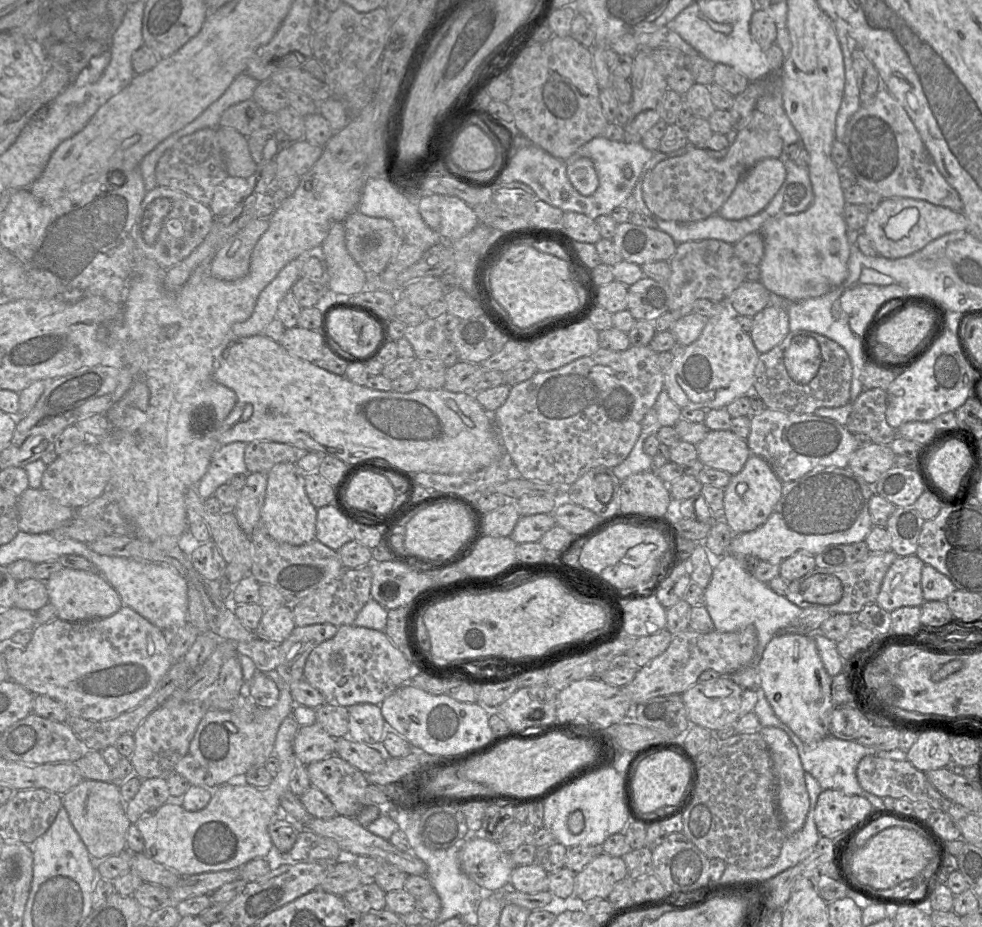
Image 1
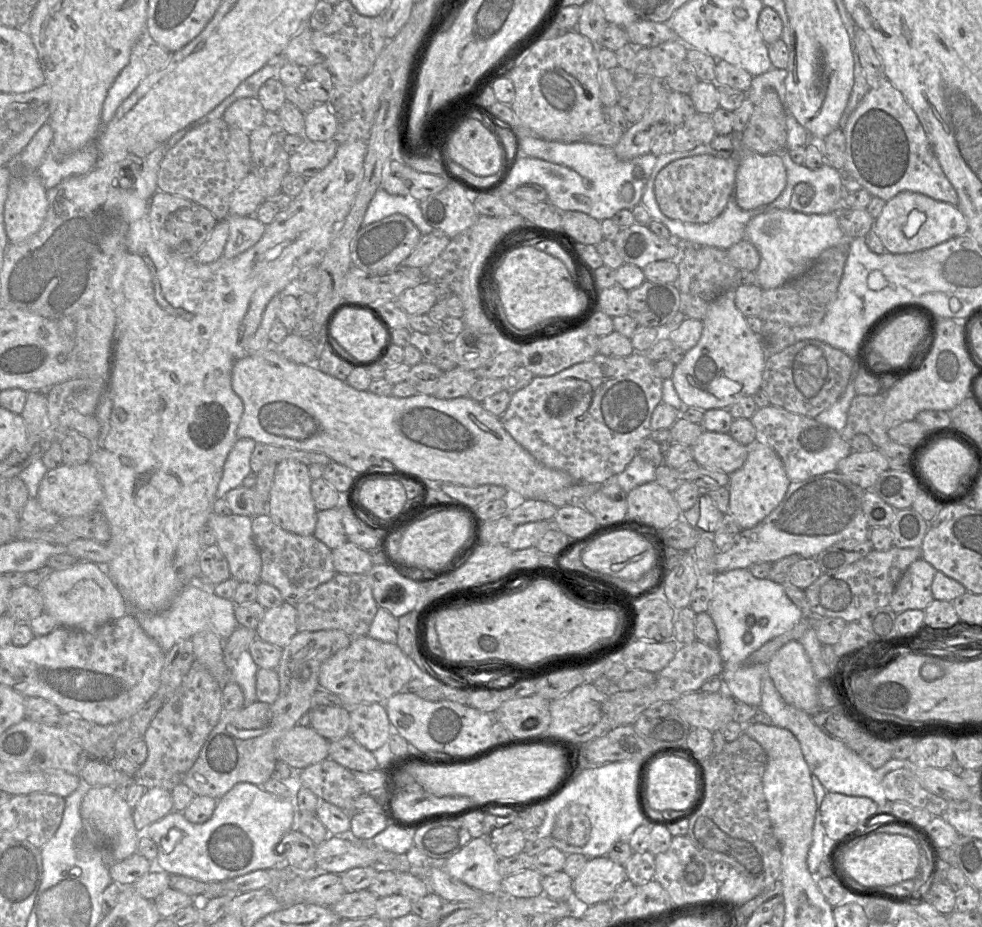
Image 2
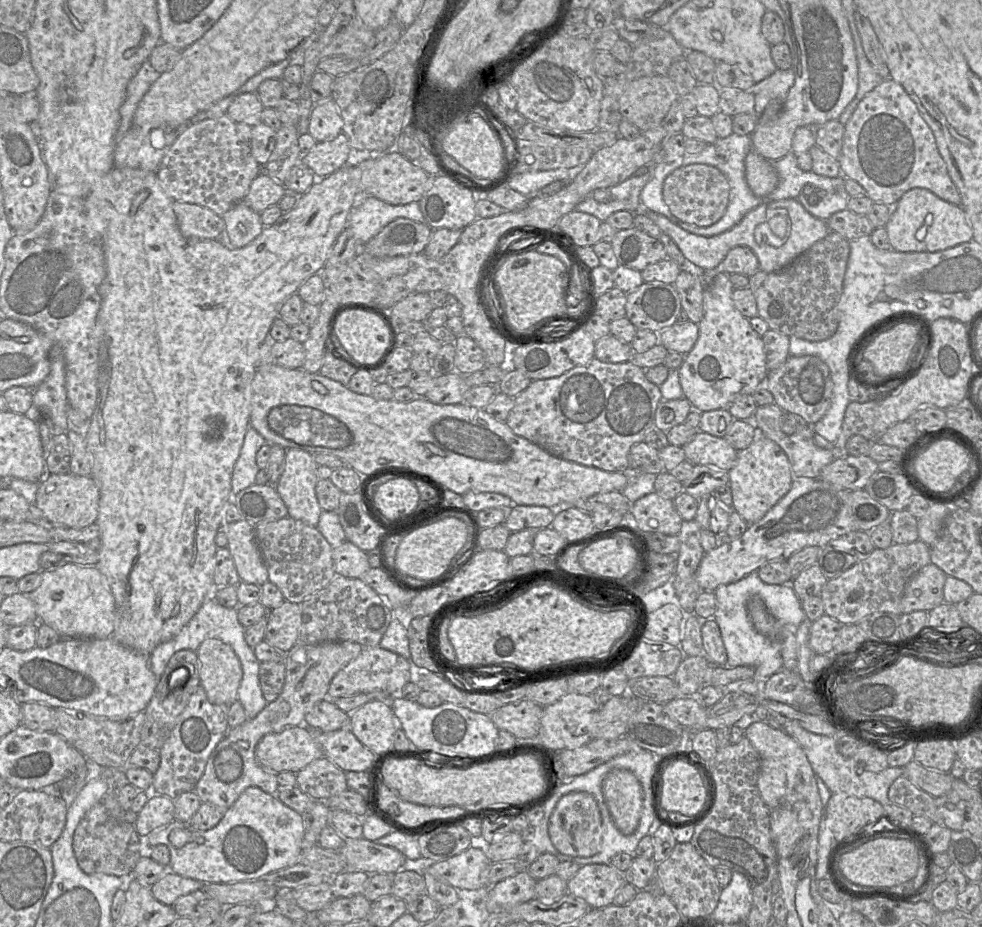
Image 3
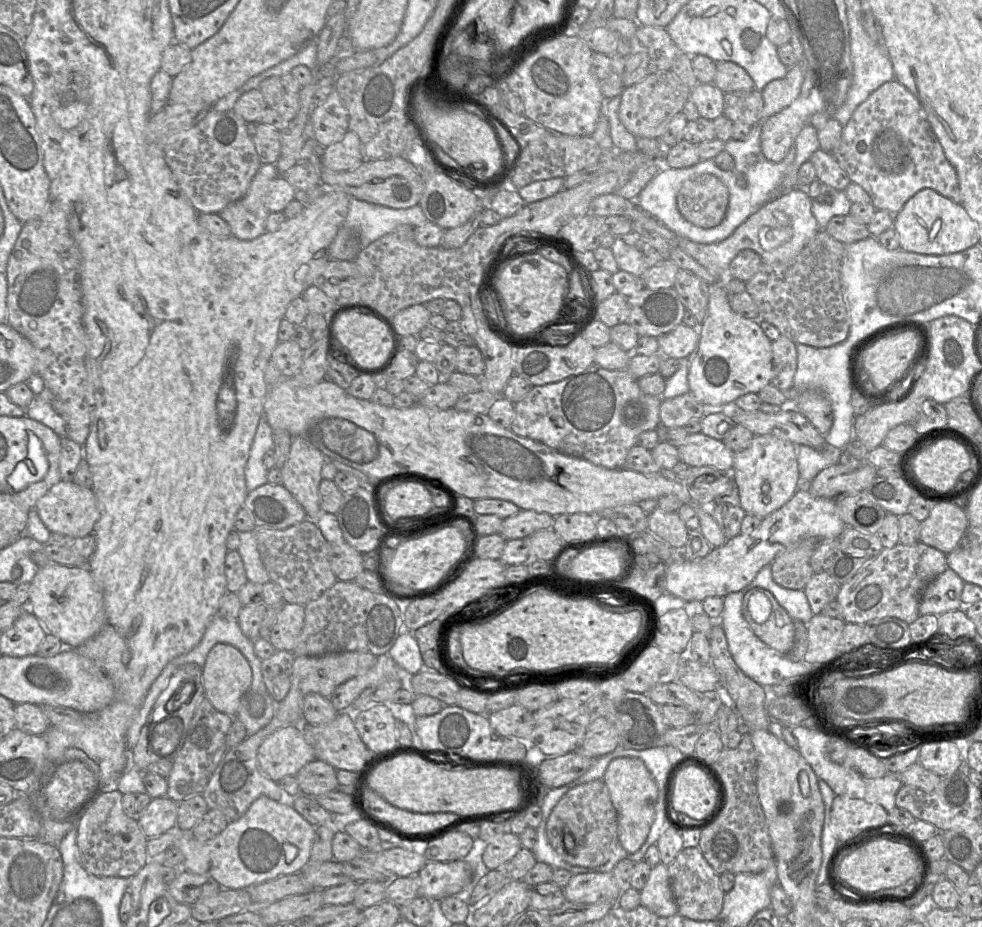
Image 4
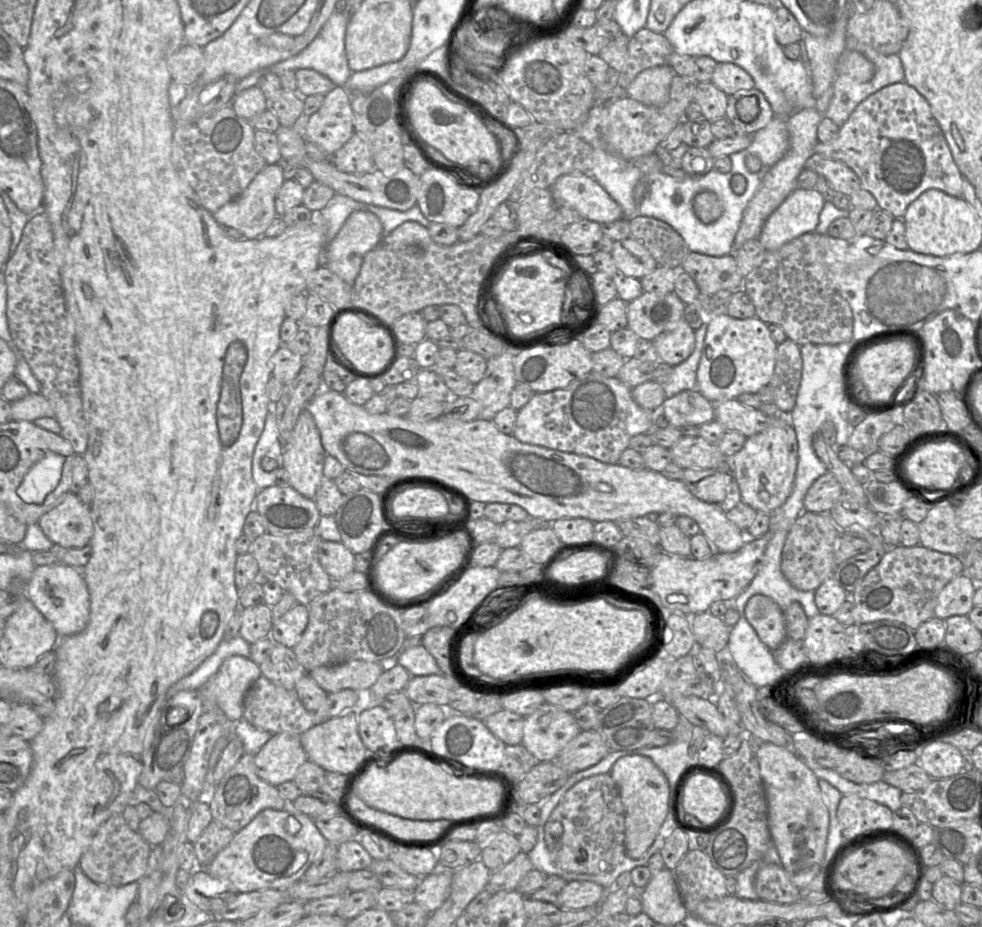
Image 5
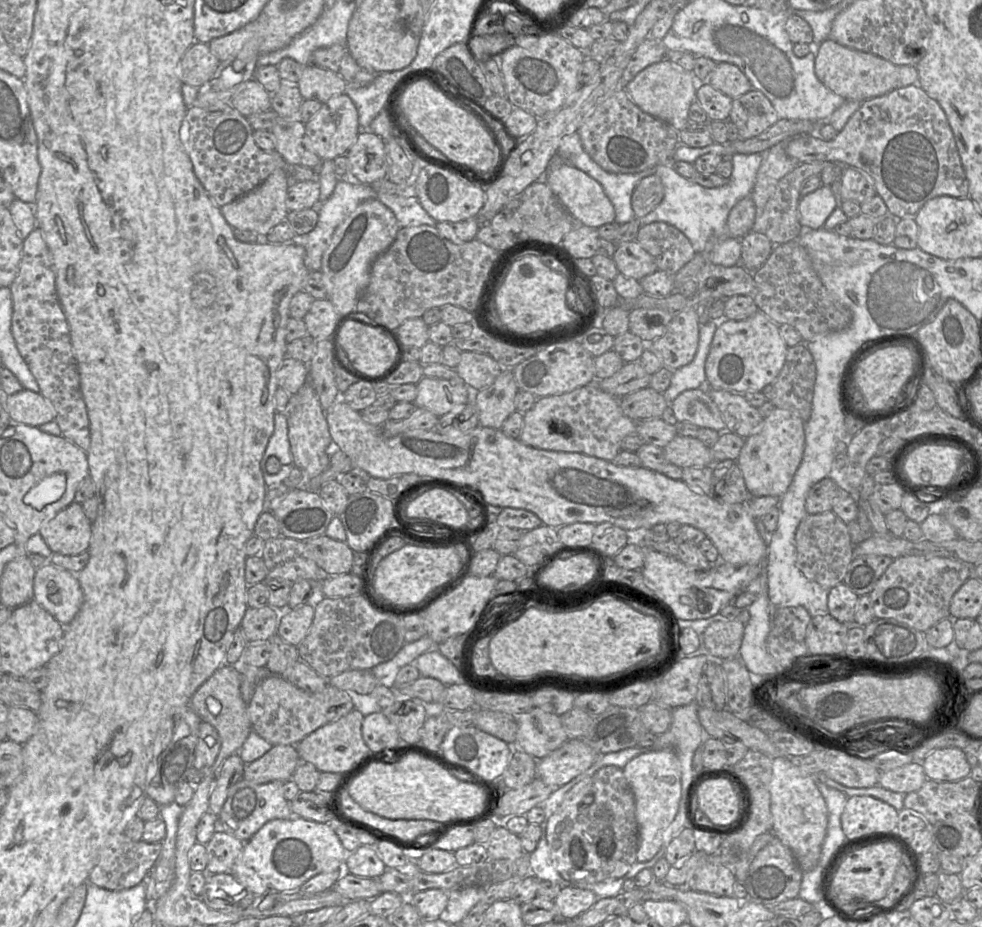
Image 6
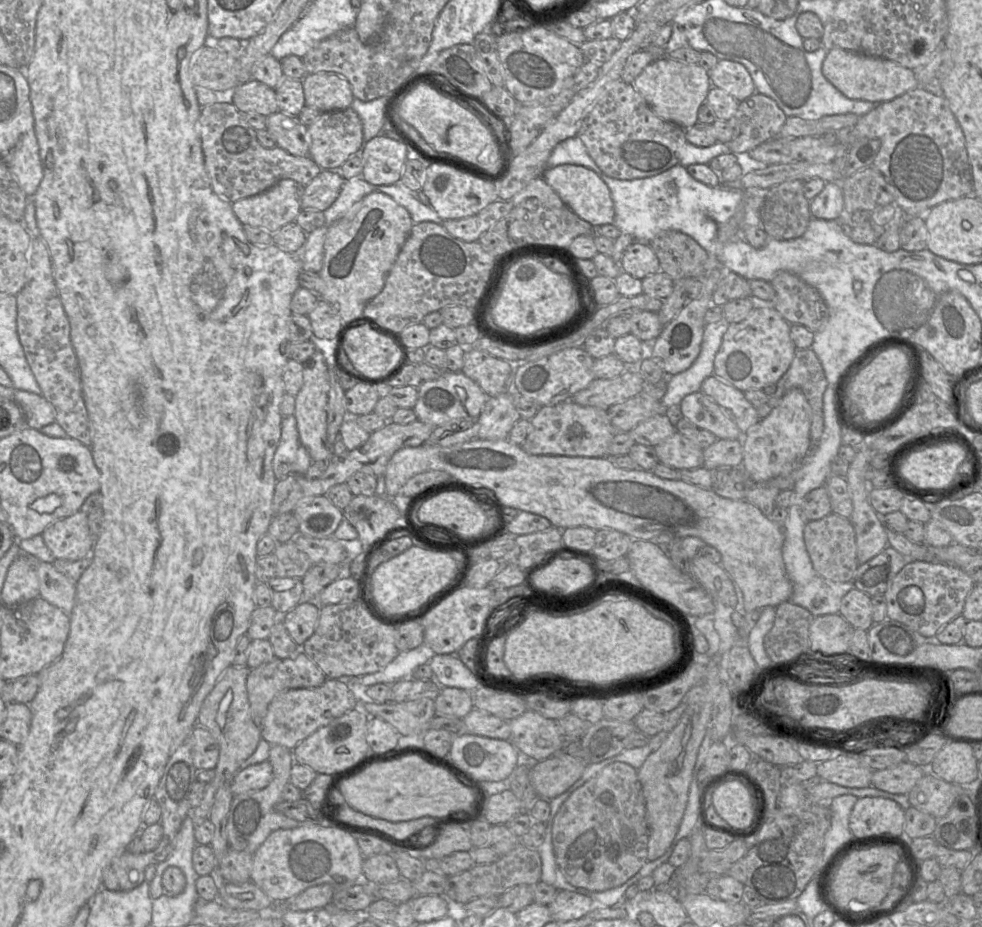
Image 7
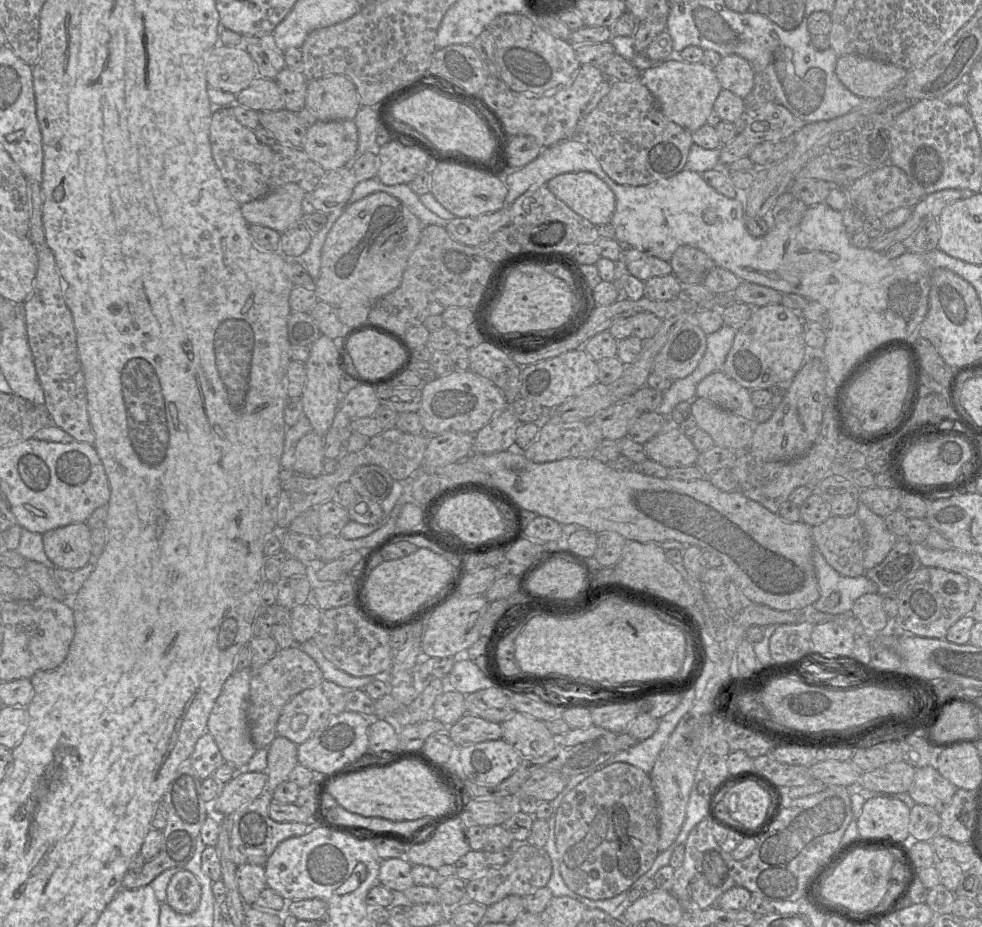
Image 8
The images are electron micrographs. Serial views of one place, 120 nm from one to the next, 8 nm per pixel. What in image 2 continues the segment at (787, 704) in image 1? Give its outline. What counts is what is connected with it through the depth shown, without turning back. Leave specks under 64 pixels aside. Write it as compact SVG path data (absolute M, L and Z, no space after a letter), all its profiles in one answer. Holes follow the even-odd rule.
M799 640L783 645L767 662L767 674L782 699L813 715L820 710L818 680Z

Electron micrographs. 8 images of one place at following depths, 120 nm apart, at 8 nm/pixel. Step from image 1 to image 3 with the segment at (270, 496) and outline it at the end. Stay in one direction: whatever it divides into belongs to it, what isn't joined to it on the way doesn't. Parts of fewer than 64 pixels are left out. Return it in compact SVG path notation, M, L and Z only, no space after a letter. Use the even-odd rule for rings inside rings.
M286 449L284 470L275 484L288 516L314 527L323 511L316 496L317 469L312 453Z

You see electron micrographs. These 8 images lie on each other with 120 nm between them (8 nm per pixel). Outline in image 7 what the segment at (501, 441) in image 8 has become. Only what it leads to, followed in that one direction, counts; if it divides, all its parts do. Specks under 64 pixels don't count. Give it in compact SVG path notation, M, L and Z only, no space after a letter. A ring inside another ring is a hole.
M514 391L488 397L478 417L478 438L507 439L520 414L514 406Z

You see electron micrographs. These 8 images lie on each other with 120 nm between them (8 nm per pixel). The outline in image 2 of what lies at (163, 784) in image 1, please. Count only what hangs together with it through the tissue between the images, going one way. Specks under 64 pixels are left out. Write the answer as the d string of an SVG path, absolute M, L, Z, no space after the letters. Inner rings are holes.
M159 787L146 789L132 810L135 828L140 832L174 810L171 793Z

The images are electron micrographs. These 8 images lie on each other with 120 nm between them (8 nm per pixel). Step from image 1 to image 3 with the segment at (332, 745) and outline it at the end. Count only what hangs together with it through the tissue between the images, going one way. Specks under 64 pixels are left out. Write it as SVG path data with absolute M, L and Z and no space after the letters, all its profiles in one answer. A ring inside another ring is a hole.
M304 724L267 734L257 743L255 756L265 771L275 775L285 771L297 773L314 760L323 757L313 731Z

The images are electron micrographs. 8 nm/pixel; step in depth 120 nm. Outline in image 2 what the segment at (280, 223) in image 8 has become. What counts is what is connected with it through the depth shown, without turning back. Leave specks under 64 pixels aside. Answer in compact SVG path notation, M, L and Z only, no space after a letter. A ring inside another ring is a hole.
M229 214L229 236L222 256L234 258L254 246L263 236L266 225L255 215L238 216Z

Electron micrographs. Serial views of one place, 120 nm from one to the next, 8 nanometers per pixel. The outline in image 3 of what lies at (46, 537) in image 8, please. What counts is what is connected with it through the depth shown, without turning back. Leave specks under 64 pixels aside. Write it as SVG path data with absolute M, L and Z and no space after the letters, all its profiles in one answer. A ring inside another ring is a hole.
M46 474L39 482L34 503L42 511L46 524L81 529L96 522L99 499L99 488L91 475Z

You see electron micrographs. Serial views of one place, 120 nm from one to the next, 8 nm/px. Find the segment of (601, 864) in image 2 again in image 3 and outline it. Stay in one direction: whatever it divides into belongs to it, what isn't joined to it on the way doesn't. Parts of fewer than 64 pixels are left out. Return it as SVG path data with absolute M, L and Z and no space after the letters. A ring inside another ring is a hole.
M609 864L582 865L577 874L567 882L568 893L584 900L590 908L603 909L614 902L617 892L626 884L625 872Z

